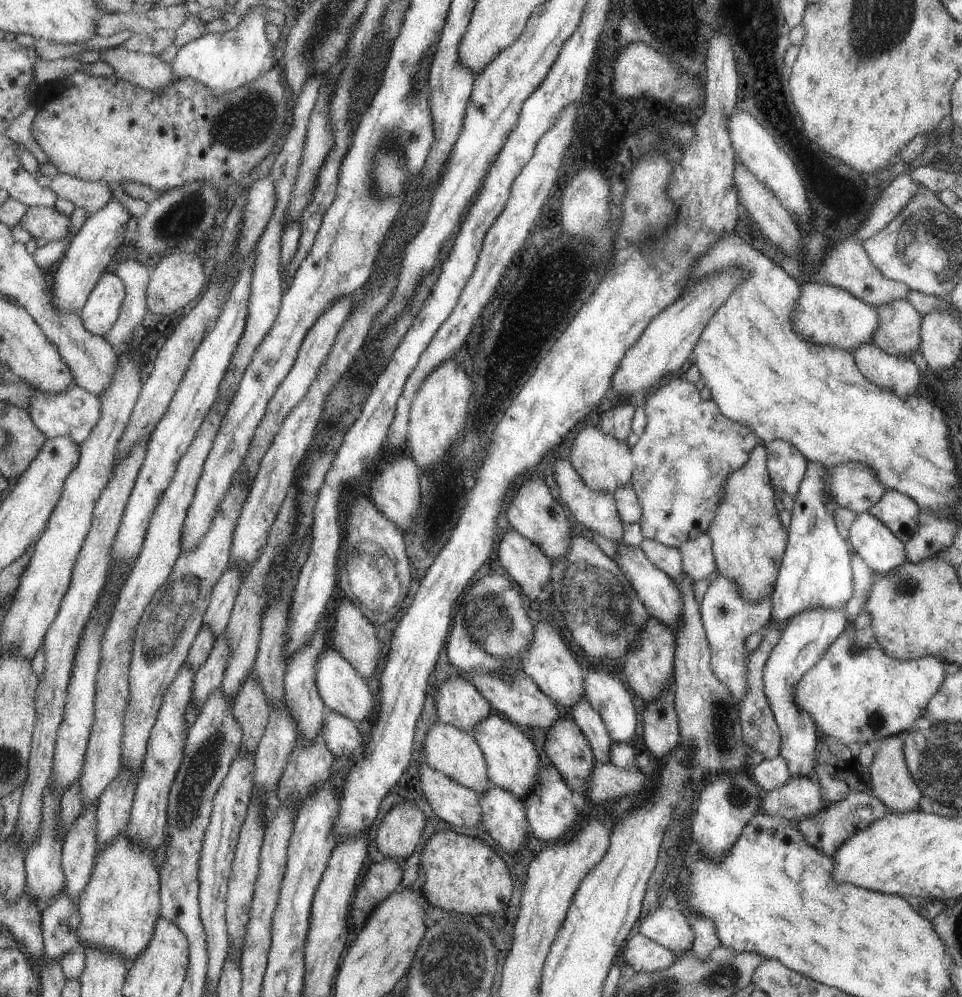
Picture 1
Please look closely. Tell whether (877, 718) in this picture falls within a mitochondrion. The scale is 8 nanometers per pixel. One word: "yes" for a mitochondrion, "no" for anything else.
yes

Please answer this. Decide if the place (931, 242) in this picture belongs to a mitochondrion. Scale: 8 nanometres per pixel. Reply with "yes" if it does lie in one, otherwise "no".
yes

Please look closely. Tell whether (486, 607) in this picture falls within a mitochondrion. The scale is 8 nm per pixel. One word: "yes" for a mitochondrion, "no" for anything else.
yes

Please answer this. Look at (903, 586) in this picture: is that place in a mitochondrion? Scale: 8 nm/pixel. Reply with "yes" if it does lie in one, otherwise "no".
yes

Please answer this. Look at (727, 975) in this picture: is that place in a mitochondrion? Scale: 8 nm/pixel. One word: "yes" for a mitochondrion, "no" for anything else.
yes

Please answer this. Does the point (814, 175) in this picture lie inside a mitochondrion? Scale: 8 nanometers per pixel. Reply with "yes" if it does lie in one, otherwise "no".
no

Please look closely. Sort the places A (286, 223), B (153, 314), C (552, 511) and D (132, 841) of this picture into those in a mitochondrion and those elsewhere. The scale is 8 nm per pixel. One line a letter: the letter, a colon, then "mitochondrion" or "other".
A: other
B: other
C: other
D: other

